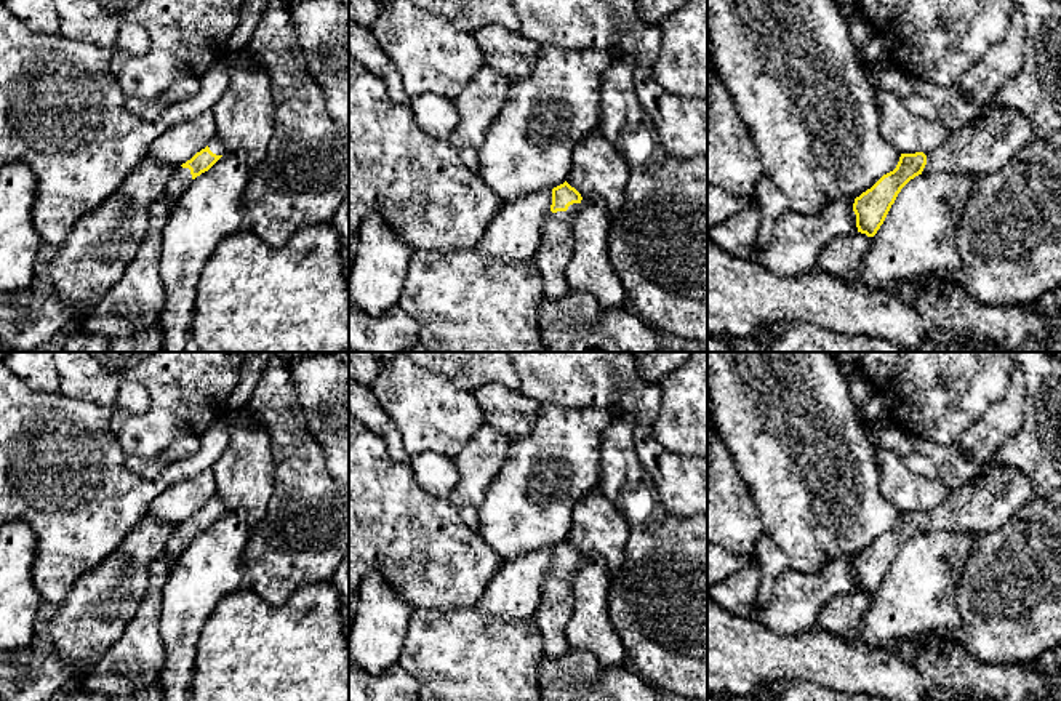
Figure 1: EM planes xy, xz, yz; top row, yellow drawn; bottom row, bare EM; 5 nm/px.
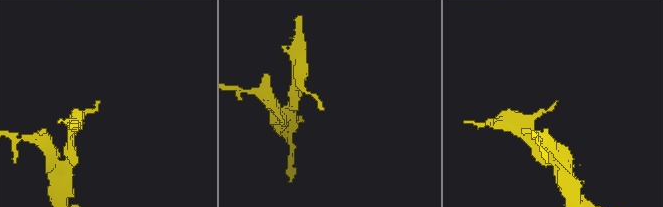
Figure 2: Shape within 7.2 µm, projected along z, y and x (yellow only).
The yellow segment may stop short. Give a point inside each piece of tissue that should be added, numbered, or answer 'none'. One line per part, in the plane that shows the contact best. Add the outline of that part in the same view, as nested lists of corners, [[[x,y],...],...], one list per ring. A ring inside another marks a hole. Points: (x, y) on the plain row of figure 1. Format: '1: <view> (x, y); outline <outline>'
1: xz (556, 607); outline [[[573,562],[567,570],[549,571],[543,599],[533,618],[544,639],[544,653],[549,658],[559,658],[570,650],[565,637],[565,627],[575,605],[573,576],[579,562]]]

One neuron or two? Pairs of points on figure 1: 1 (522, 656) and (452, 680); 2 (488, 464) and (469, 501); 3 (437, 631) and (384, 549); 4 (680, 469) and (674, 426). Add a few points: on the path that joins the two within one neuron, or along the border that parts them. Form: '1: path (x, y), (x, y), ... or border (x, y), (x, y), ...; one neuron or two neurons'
1: path (504, 656), (479, 677), (469, 680); one neuron
2: path (479, 474), (469, 492); one neuron
3: border (413, 608), (463, 610); two neurons
4: border (653, 428), (653, 437), (664, 448), (690, 456); two neurons

